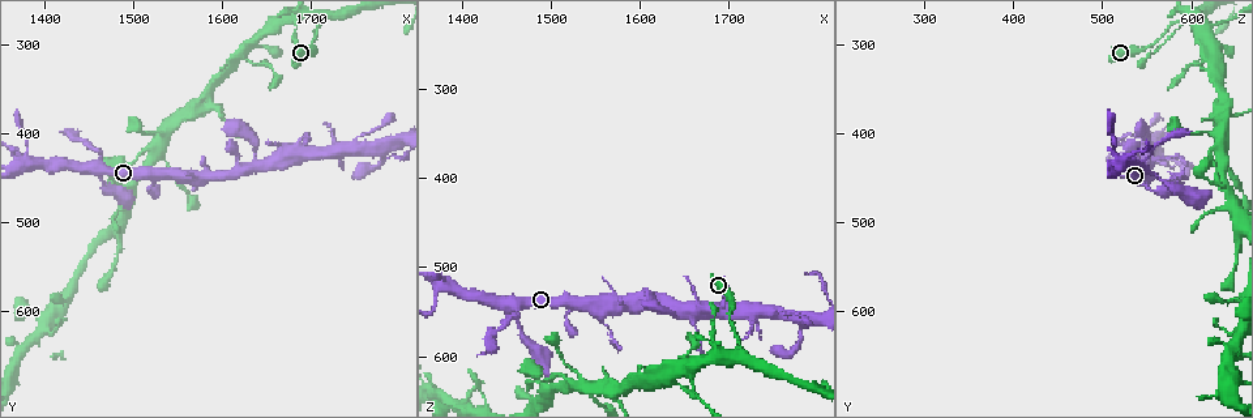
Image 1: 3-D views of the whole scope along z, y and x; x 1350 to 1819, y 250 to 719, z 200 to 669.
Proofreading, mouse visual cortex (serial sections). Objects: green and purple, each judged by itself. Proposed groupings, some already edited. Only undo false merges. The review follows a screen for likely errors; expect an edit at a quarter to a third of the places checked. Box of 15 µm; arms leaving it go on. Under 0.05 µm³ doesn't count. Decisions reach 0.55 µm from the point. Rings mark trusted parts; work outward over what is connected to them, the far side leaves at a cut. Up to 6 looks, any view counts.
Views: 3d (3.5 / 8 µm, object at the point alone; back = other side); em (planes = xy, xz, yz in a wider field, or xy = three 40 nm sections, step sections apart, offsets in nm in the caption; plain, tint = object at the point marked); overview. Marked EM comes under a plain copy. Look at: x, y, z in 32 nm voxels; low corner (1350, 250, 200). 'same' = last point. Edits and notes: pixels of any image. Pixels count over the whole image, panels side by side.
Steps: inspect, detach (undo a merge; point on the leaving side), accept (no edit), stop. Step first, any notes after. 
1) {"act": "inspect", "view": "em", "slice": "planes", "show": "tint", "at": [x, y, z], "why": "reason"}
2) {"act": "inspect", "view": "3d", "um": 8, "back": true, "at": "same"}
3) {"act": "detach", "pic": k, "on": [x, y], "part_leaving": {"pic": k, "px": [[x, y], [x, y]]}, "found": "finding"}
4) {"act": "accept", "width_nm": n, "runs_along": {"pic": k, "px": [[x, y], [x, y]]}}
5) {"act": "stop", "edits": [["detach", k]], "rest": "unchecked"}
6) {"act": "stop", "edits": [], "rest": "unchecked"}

{"act": "inspect", "view": "3d", "um": 8, "at": [1630, 300, 625], "why": "arms part here"}

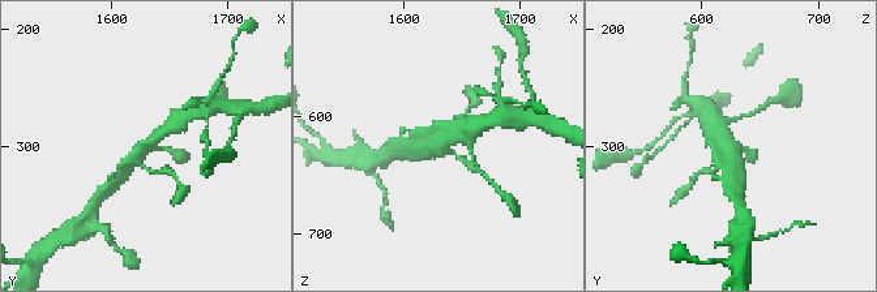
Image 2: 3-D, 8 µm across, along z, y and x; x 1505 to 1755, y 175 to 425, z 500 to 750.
{"act": "inspect", "view": "em", "slice": "xy", "step": 5, "show": "tint", "at": [1632, 300, 624]}

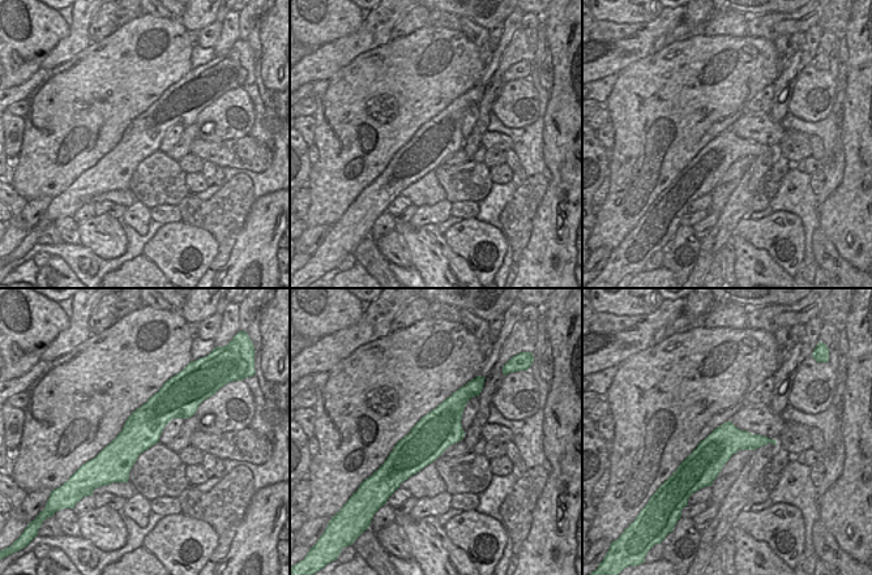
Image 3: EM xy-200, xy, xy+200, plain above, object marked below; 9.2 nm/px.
{"act": "accept", "found": "continuous, no second cell"}

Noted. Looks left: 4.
{"act": "inspect", "view": "3d", "um": 8, "at": [1530, 415, 630], "why": "four-way junction"}

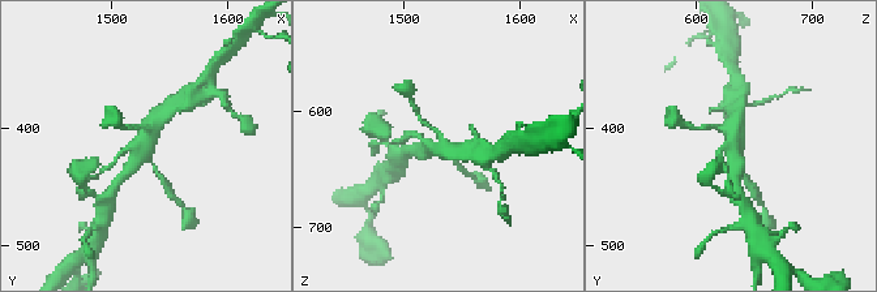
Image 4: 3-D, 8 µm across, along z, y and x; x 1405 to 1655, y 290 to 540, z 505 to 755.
{"act": "inspect", "view": "3d", "um": 3.5, "at": [1528, 416, 632], "why": "closer look"}

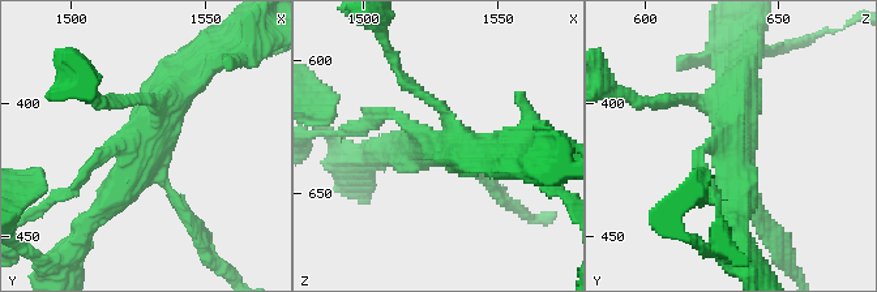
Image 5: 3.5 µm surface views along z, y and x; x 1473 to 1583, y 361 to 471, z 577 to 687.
{"act": "inspect", "view": "em", "slice": "xy", "step": 1, "show": "tint", "at": [1528, 416, 633]}

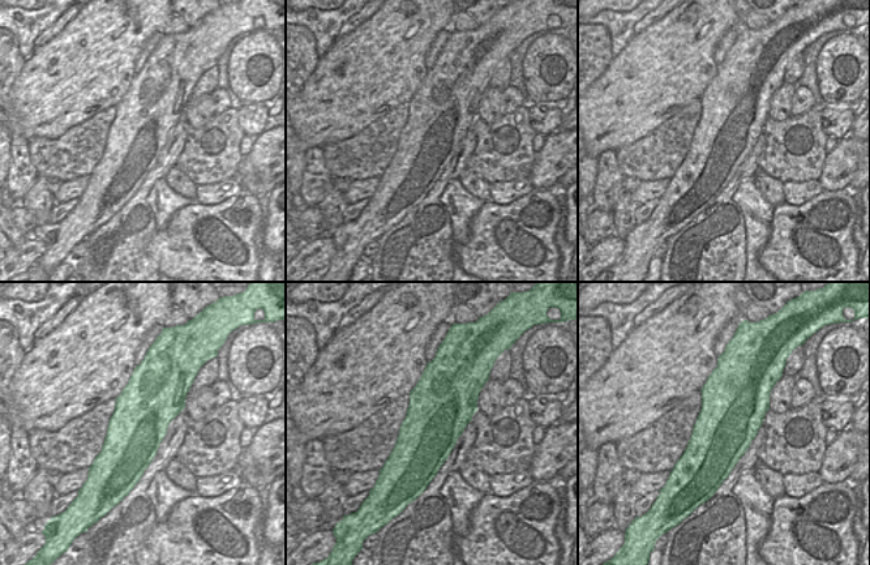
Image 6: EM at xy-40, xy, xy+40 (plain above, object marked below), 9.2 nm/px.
{"act": "accept", "found": "continuous, no second cell"}

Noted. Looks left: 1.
{"act": "stop", "edits": [], "rest": "unchecked"}

